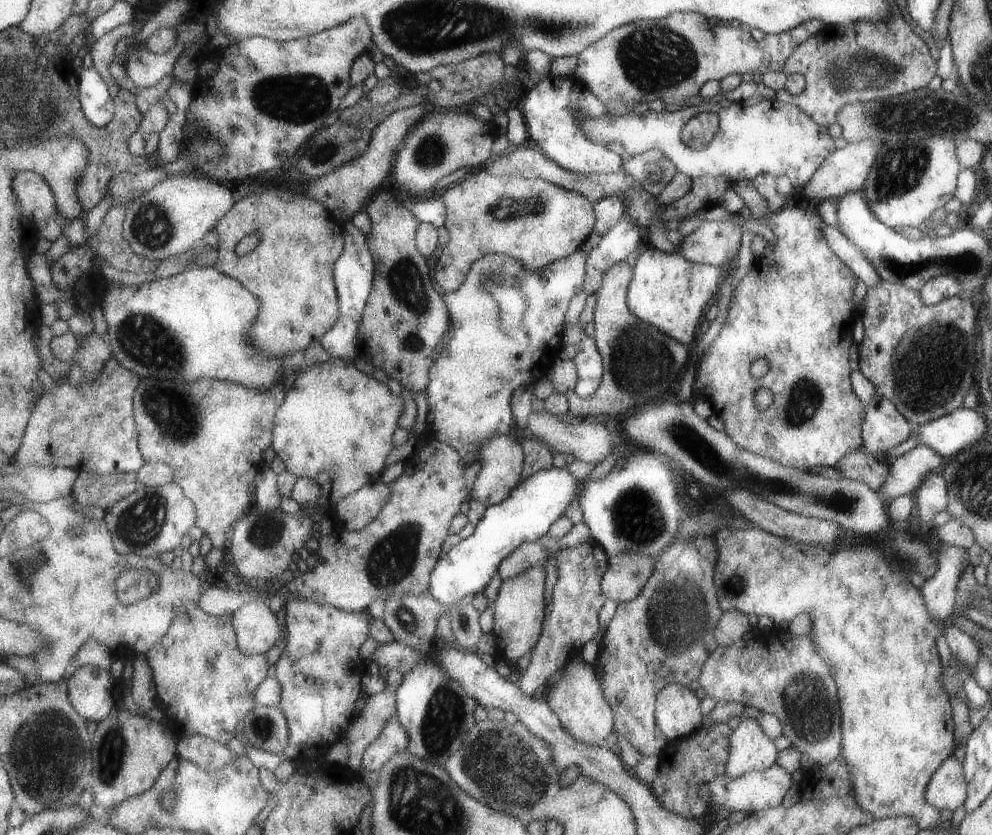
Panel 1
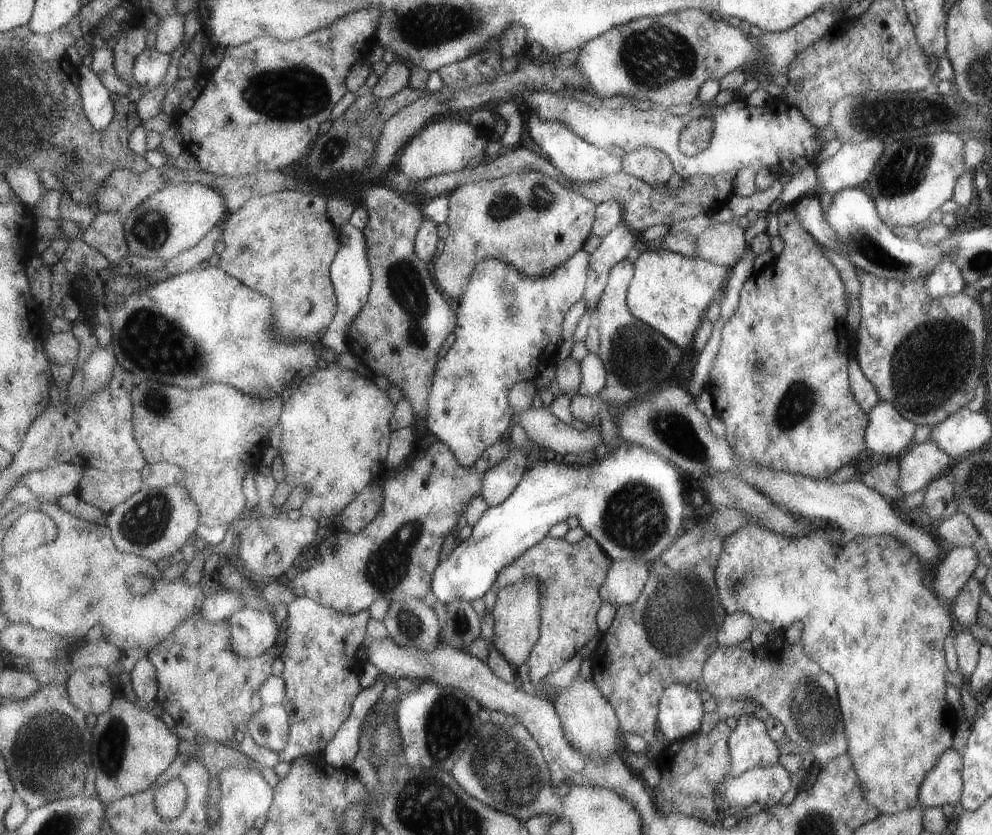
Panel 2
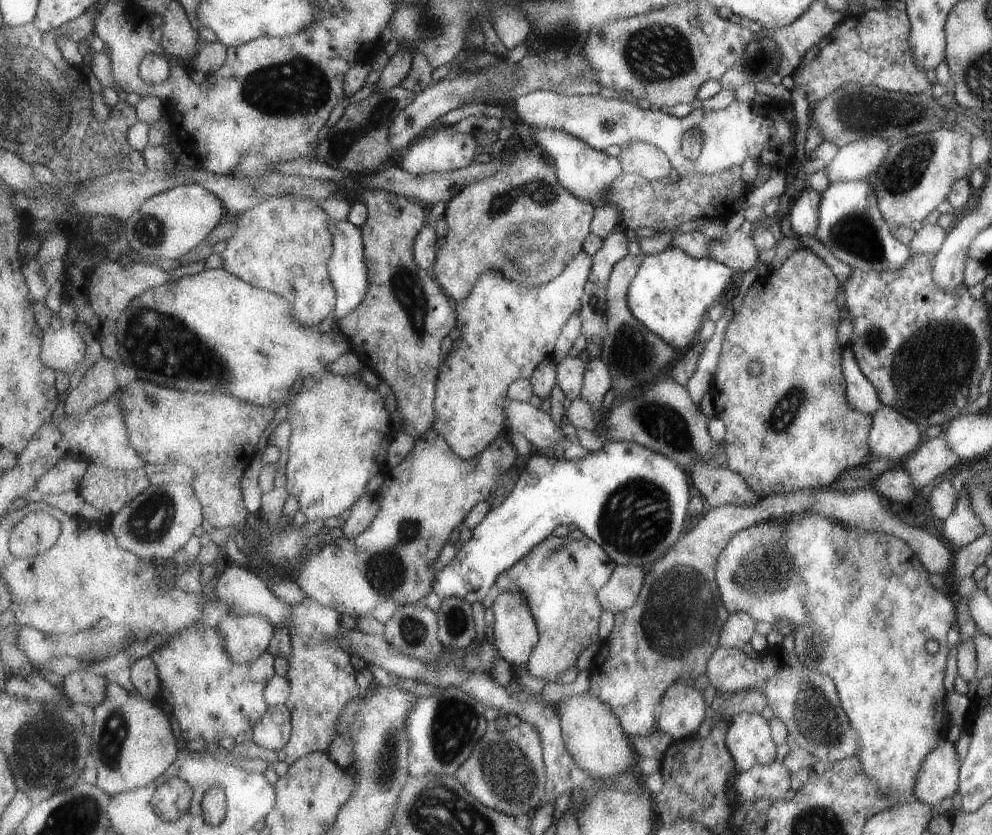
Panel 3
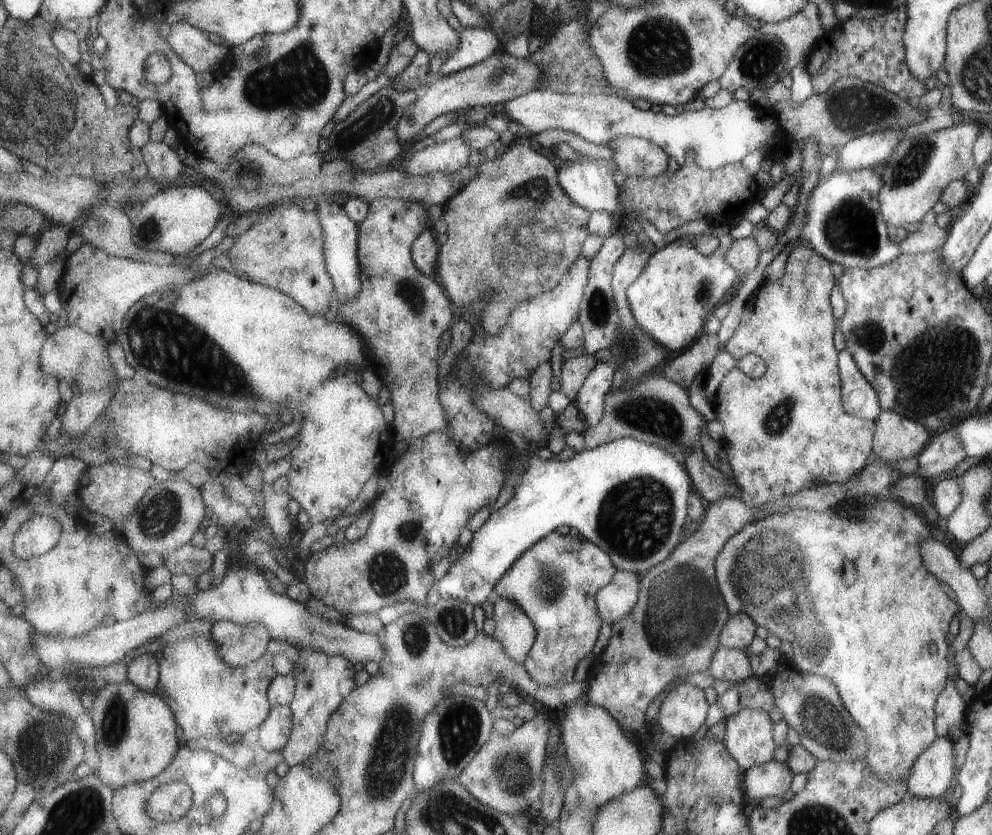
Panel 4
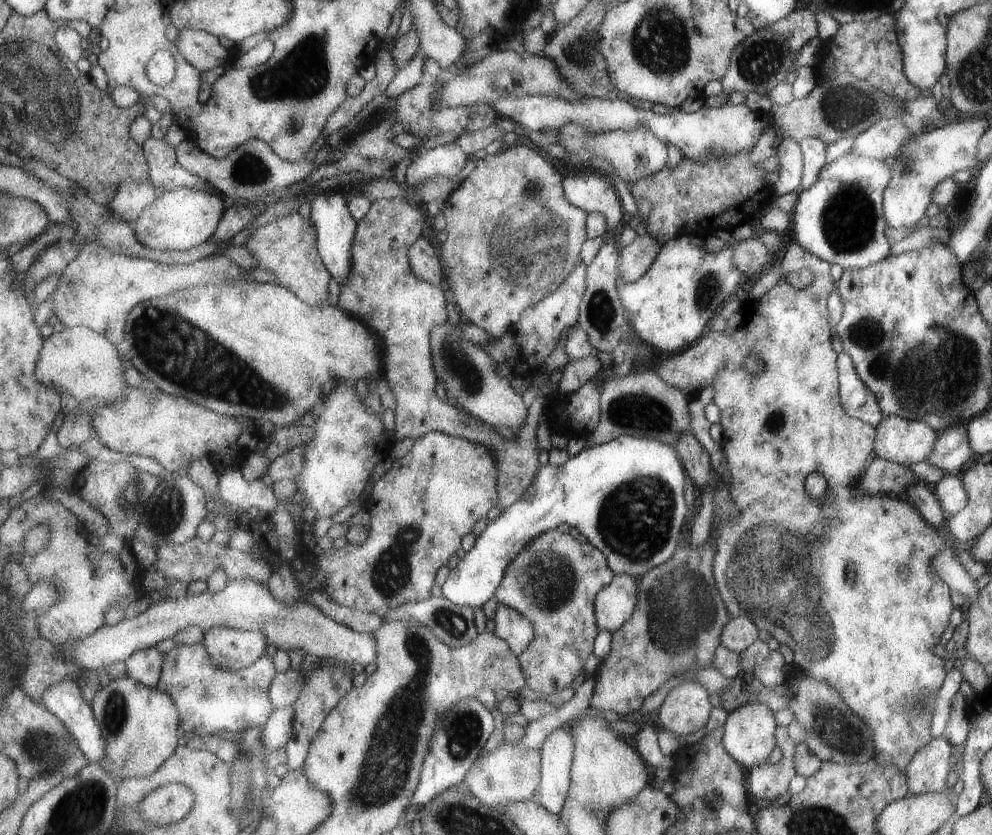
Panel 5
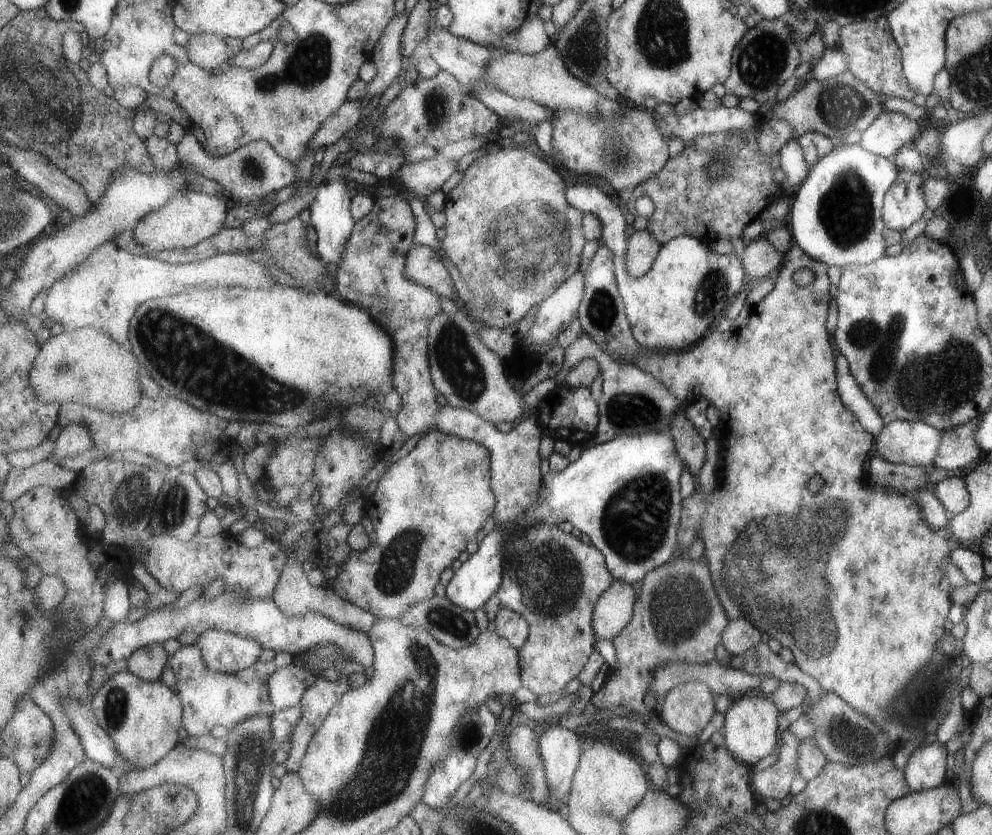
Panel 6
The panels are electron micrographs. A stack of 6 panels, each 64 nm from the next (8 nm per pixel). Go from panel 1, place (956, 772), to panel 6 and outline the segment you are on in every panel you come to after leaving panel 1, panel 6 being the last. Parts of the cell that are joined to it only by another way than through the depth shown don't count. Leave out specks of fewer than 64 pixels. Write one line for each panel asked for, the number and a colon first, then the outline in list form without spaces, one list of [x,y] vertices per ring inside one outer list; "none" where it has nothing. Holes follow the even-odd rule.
2: [[[949,748],[925,774],[917,792],[917,802],[921,808],[941,808],[943,804],[953,806],[961,800],[961,784],[961,758]]]
3: [[[947,740],[939,742],[939,746],[927,754],[923,766],[919,766],[911,786],[911,798],[929,806],[939,806],[943,798],[951,798],[957,792],[959,764],[955,744]]]
4: [[[935,738],[919,758],[915,758],[907,784],[907,798],[943,798],[955,786],[955,750],[949,738]]]
5: [[[933,738],[919,748],[905,768],[907,796],[947,792],[947,774],[953,766],[951,744],[943,738]]]
6: [[[923,742],[913,750],[909,756],[905,768],[903,768],[903,780],[905,786],[911,792],[931,790],[939,784],[945,784],[945,764],[947,764],[947,748],[945,744]]]

